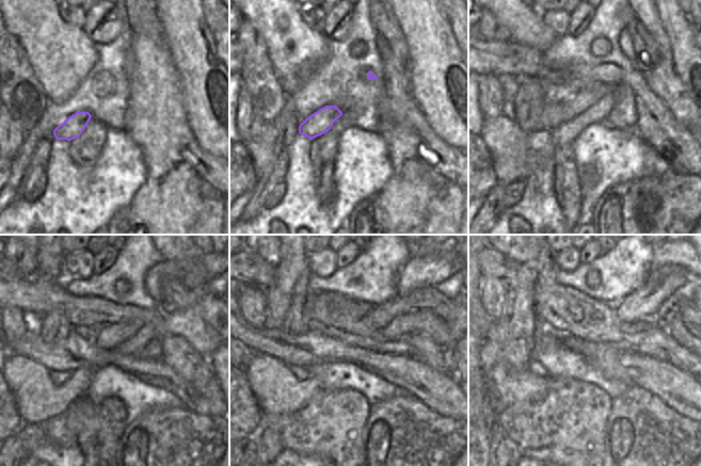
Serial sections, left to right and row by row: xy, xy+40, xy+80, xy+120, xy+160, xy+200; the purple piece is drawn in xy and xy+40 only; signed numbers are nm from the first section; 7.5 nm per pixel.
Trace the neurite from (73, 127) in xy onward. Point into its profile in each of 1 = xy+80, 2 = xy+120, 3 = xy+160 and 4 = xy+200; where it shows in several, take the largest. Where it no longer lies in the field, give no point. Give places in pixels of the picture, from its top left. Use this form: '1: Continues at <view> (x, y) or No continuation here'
1: Continues at xy+80 (607, 76)
2: Continues at xy+120 (113, 335)
3: Continues at xy+160 (383, 314)
4: Continues at xy+200 (647, 300)

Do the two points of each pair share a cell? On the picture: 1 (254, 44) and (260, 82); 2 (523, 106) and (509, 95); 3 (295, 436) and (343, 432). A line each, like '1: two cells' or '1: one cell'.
1: one cell
2: two cells
3: one cell

